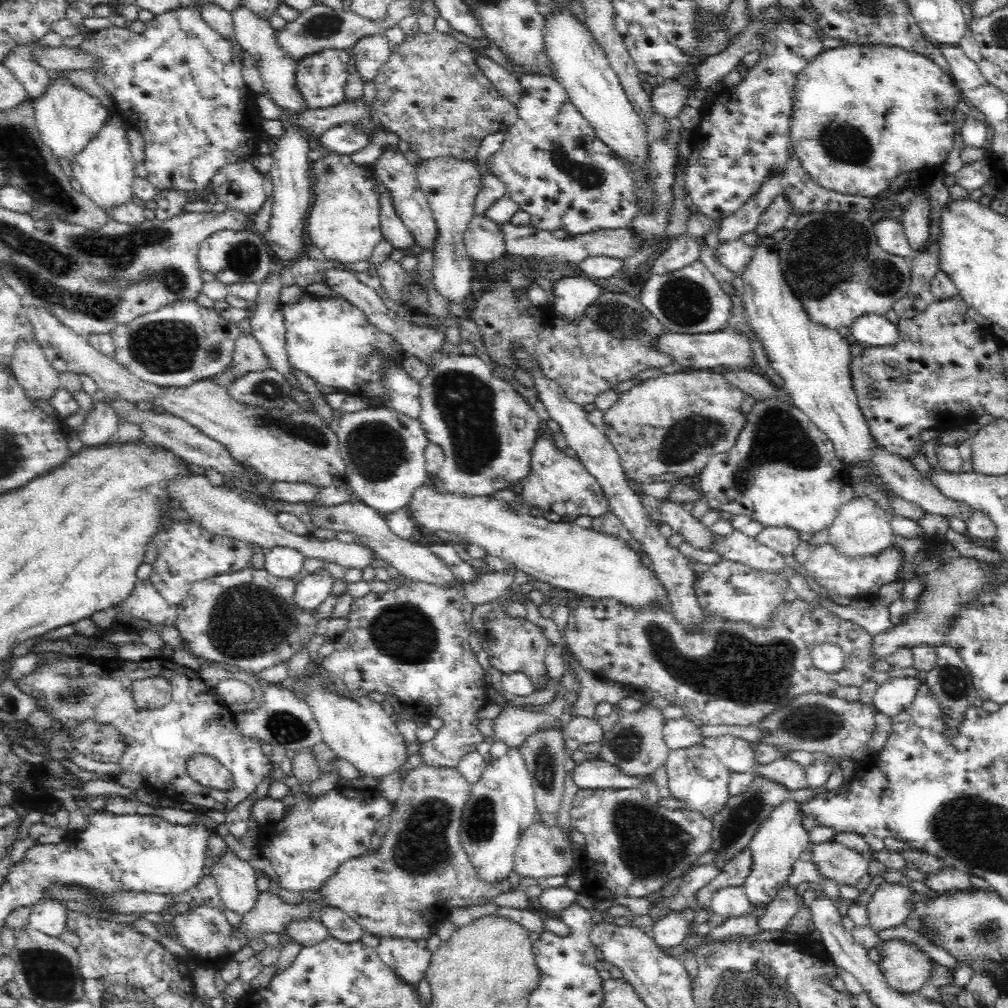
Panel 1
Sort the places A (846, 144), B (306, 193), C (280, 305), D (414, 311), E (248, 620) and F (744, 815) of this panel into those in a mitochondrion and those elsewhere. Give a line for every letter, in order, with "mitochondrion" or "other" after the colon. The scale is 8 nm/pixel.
A: mitochondrion
B: other
C: other
D: other
E: mitochondrion
F: mitochondrion

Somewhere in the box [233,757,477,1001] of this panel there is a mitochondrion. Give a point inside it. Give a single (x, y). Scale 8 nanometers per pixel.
(424, 846)

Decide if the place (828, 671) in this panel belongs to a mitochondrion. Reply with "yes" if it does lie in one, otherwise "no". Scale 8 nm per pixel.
no

